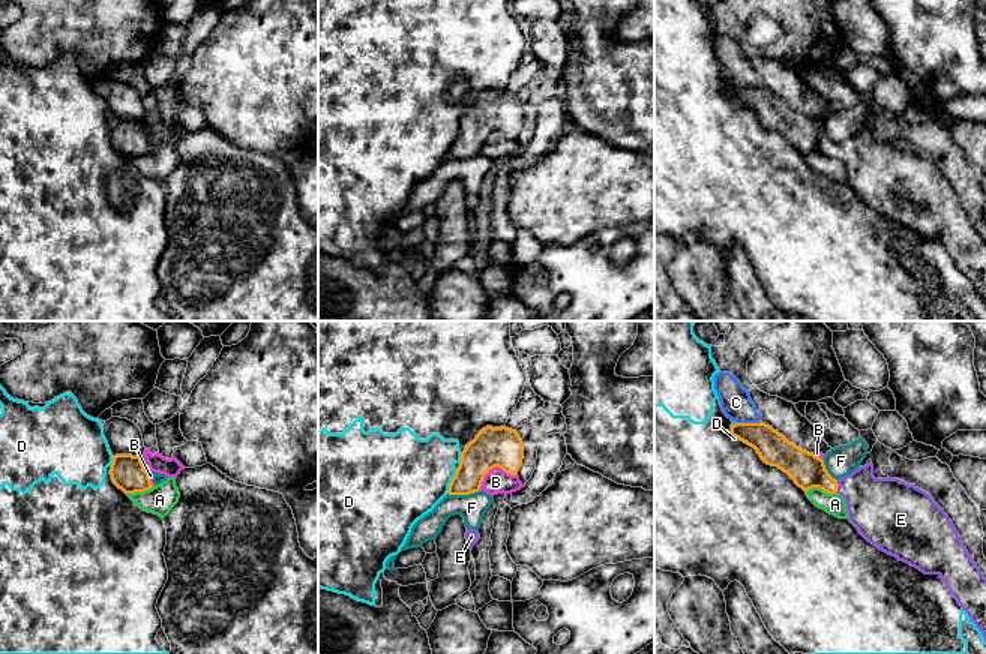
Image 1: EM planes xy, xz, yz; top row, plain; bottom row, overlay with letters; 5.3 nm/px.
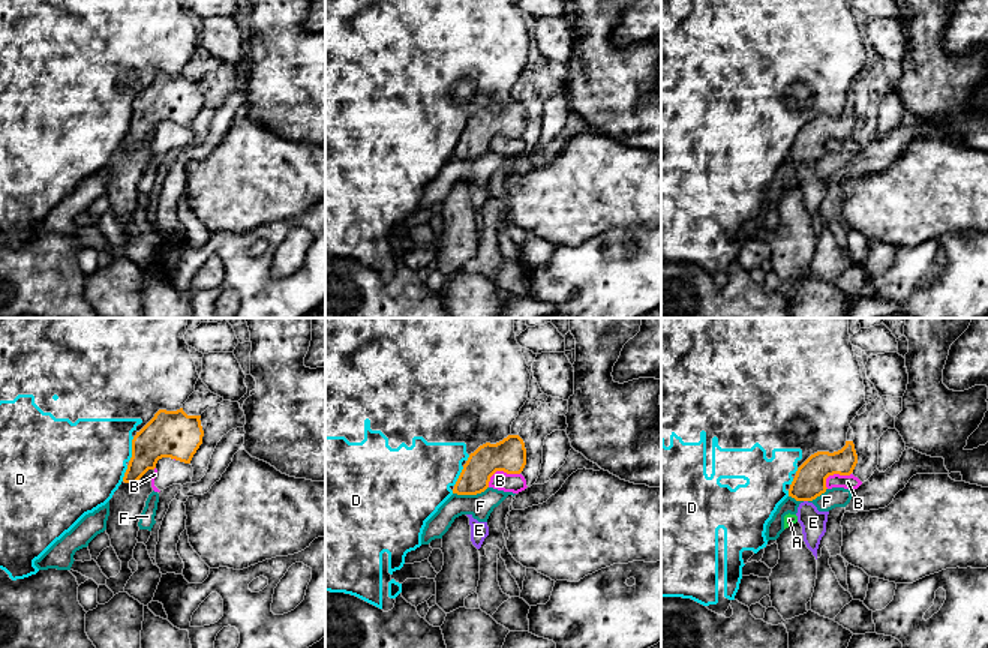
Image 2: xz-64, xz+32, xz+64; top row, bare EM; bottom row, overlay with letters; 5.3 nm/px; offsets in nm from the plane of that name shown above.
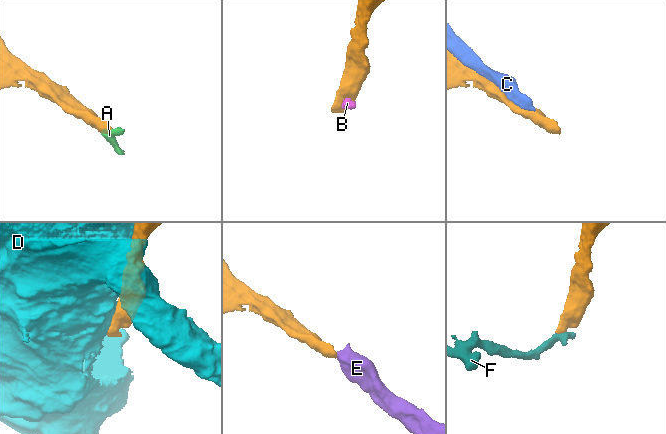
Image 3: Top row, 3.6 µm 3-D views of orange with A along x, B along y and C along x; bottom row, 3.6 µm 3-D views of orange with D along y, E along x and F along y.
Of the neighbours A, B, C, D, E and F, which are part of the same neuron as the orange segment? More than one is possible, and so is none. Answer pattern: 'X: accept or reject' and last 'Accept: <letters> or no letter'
A: reject
B: reject
C: reject
D: reject
E: accept
F: reject
Accept: E

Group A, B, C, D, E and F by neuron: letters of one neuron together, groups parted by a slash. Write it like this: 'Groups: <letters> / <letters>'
Groups: A B / C / D / E / F

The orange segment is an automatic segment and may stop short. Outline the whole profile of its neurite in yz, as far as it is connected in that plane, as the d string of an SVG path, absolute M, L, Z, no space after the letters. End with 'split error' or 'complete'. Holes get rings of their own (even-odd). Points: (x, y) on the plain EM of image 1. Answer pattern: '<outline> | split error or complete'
M762 86L731 88L731 100L753 111L761 124L786 136L804 156L819 152L827 158L839 158L858 196L879 214L924 238L938 238L986 304L986 242L969 220L953 186L929 158L899 142L875 142L872 128L836 144L821 122L794 110Z | split error

